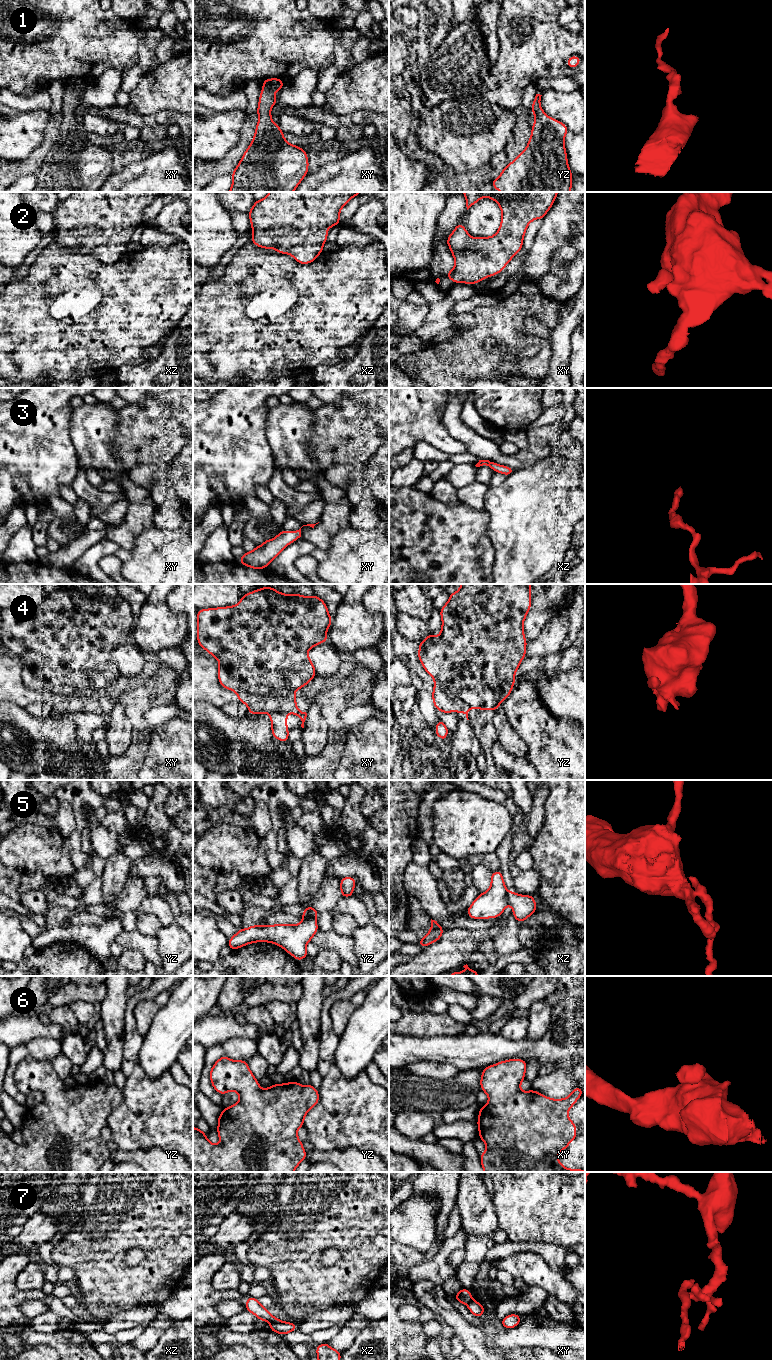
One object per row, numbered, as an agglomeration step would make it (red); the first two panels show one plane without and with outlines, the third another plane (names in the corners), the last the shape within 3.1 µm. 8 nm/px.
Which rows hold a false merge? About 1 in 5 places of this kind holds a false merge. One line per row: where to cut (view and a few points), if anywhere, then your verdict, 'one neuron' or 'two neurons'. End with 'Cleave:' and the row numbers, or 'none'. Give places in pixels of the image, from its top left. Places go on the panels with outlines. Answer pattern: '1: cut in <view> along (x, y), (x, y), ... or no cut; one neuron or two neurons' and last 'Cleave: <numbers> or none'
1: no cut; one neuron
2: no cut; one neuron
3: no cut; one neuron
4: no cut; one neuron
5: cut in xz along (508, 892), (509, 903); two neurons
6: no cut; one neuron
7: cut in xy along (472, 1299), (467, 1304); two neurons
Cleave: 5, 7

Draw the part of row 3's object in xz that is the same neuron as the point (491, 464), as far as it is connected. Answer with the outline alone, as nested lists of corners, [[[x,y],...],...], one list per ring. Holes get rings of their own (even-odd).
[[[479,460],[479,462],[475,466],[480,467],[483,465],[487,465],[490,468],[492,468],[494,472],[502,473],[502,474],[505,474],[506,476],[509,476],[510,474],[512,474],[515,471],[515,469],[513,469],[513,468],[500,465],[500,464],[497,464],[497,463],[489,461],[489,460]]]

